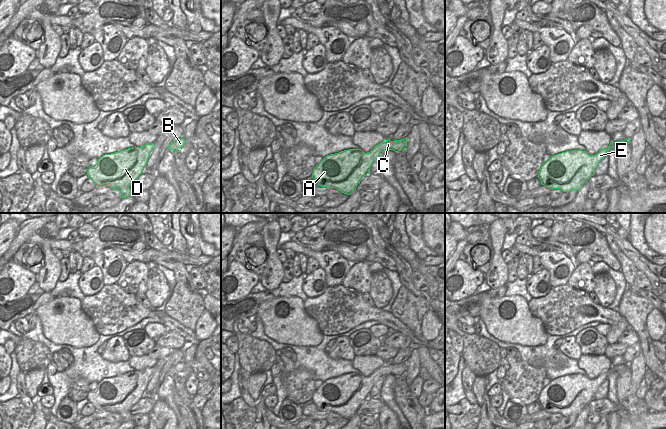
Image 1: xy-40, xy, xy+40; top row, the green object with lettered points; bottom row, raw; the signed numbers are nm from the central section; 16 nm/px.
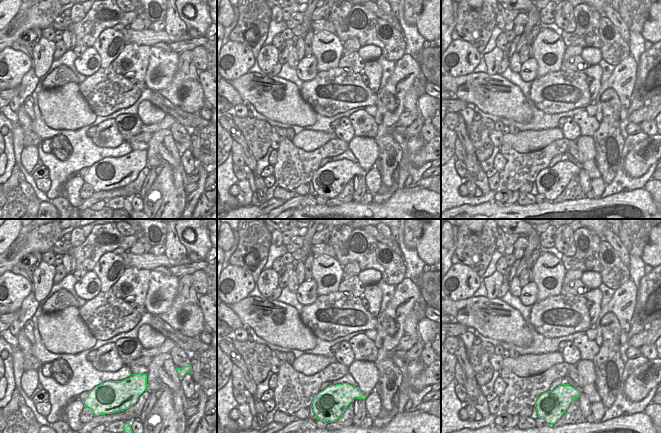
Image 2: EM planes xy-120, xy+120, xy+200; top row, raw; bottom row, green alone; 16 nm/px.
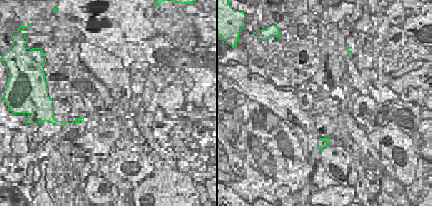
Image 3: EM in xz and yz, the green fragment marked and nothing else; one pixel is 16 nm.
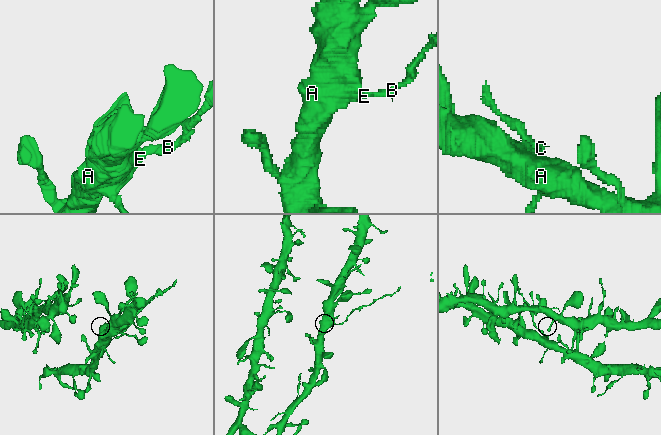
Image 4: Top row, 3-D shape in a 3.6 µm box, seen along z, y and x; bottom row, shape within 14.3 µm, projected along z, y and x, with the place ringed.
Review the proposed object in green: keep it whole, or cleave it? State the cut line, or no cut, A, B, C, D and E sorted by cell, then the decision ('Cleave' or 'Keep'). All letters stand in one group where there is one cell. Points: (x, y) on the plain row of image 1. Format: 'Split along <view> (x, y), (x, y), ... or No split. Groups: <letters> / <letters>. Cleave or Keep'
Split along xy (378, 368), (382, 371), (383, 375). Groups: A D E / B C. Cleave

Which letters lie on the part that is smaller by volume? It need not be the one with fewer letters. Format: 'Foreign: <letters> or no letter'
Foreign: B, C

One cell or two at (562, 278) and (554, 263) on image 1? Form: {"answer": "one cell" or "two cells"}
{"answer": "one cell"}

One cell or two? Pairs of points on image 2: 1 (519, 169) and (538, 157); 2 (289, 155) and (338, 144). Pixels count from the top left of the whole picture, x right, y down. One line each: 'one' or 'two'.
1: one
2: one

